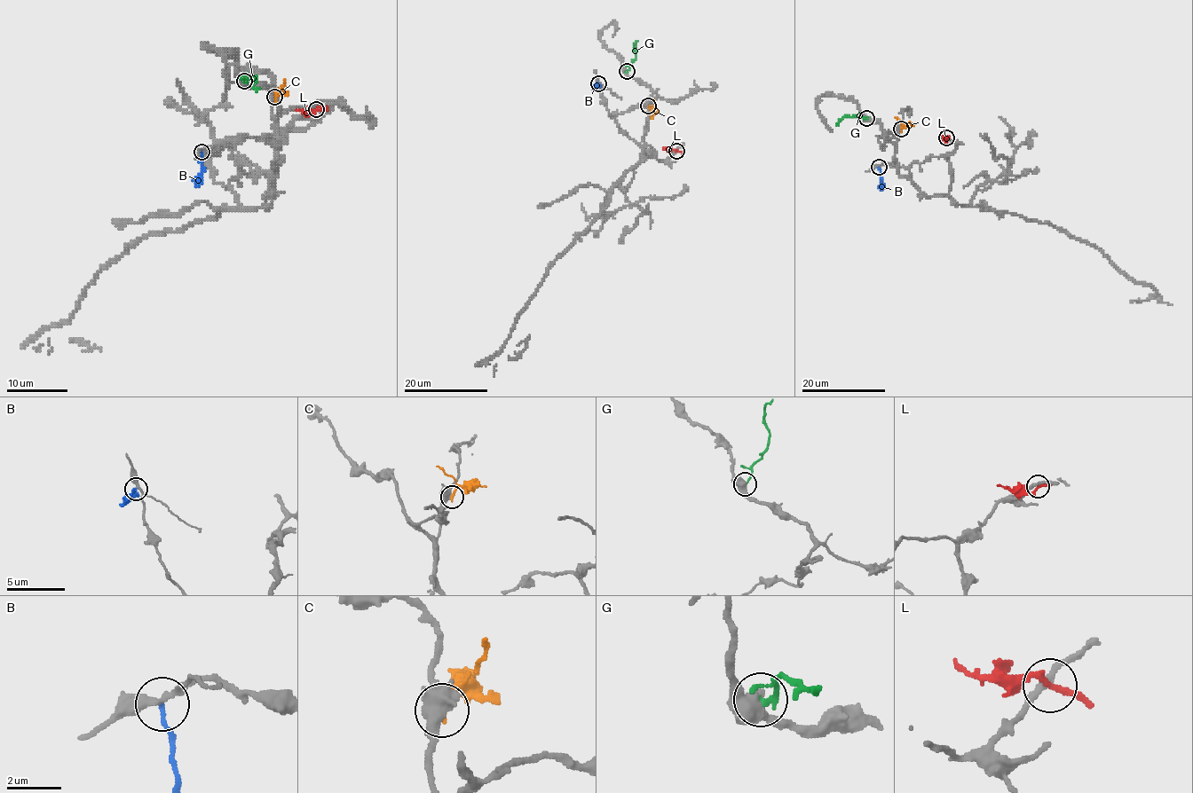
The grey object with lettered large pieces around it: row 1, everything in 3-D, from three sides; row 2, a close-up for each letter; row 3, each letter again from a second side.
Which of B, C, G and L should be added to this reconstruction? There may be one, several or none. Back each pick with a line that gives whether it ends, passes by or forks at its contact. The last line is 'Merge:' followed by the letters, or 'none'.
Merge: none

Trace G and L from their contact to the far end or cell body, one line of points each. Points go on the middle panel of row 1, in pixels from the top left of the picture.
G: (627, 72), (636, 58), (634, 43), (637, 41)
L: (677, 151), (662, 146)

